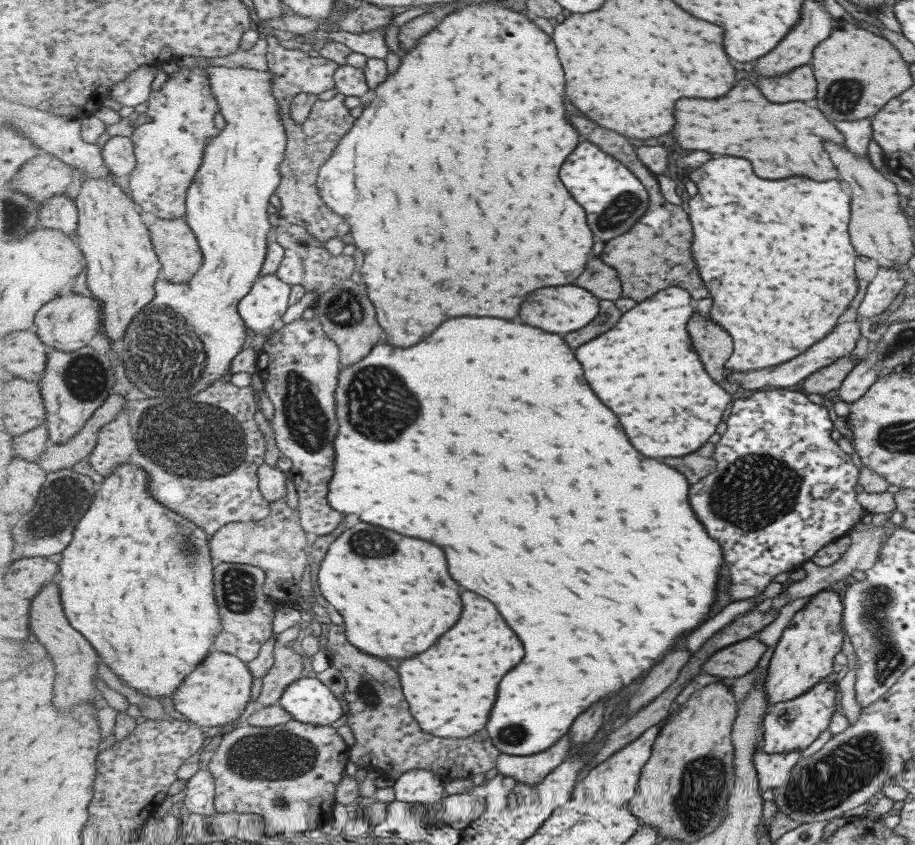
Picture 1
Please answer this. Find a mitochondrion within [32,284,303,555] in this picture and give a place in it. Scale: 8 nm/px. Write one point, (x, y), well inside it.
(188, 440)

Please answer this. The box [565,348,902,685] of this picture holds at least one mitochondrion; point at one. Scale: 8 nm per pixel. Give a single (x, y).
(757, 490)

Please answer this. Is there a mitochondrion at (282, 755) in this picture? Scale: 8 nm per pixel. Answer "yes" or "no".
yes

